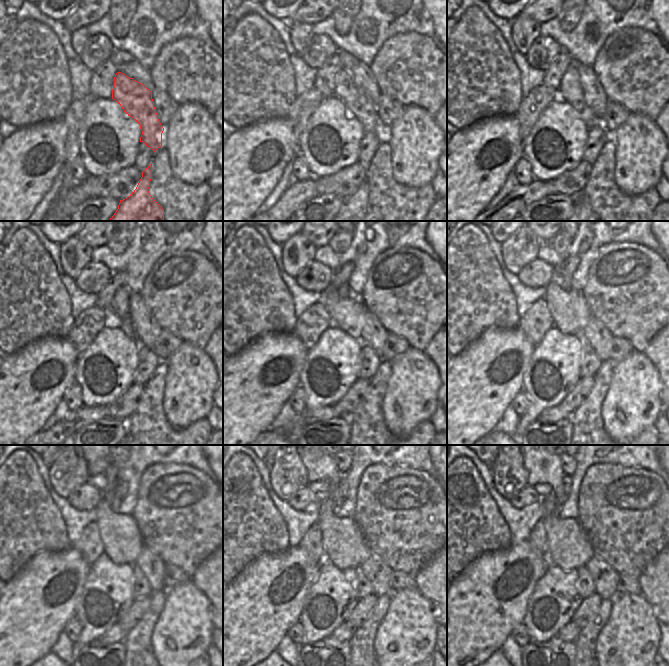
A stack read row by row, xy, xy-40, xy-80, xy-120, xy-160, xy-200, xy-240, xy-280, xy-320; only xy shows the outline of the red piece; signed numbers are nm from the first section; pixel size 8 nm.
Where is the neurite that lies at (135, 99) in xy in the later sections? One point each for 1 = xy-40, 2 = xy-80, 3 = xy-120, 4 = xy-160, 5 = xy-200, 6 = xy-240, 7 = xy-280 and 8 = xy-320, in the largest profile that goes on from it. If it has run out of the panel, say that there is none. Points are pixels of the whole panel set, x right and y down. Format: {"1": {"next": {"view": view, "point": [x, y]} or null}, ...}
{"1": {"next": {"view": "xy-40", "point": [358, 104]}}, "2": {"next": {"view": "xy-80", "point": [570, 90]}}, "3": {"next": {"view": "xy-120", "point": [119, 311]}}, "4": {"next": {"view": "xy-160", "point": [344, 291]}}, "5": {"next": {"view": "xy-200", "point": [564, 282]}}, "6": {"next": {"view": "xy-240", "point": [109, 493]}}, "7": {"next": {"view": "xy-280", "point": [319, 466]}}, "8": {"next": {"view": "xy-320", "point": [544, 467]}}}

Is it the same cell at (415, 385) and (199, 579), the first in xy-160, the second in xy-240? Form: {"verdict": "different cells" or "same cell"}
{"verdict": "different cells"}

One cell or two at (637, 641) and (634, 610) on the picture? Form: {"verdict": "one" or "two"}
{"verdict": "one"}

